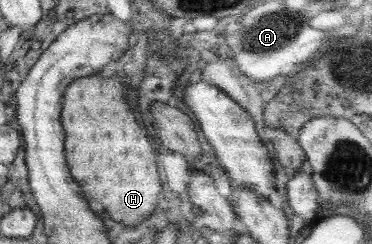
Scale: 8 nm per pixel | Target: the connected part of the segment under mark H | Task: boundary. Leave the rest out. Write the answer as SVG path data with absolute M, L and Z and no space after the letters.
M94 74L76 79L64 90L59 113L60 125L64 129L64 155L72 179L78 183L88 201L96 201L98 205L102 205L111 221L124 227L136 227L140 221L148 219L156 208L156 195L161 191L161 181L156 175L154 149L150 147L144 131L138 127L125 102L130 85L118 76L102 79Z

